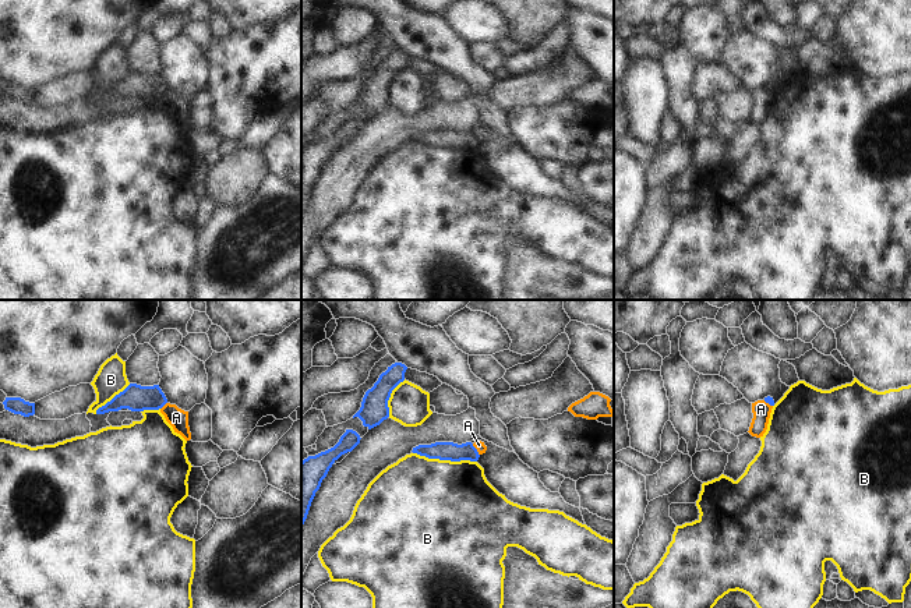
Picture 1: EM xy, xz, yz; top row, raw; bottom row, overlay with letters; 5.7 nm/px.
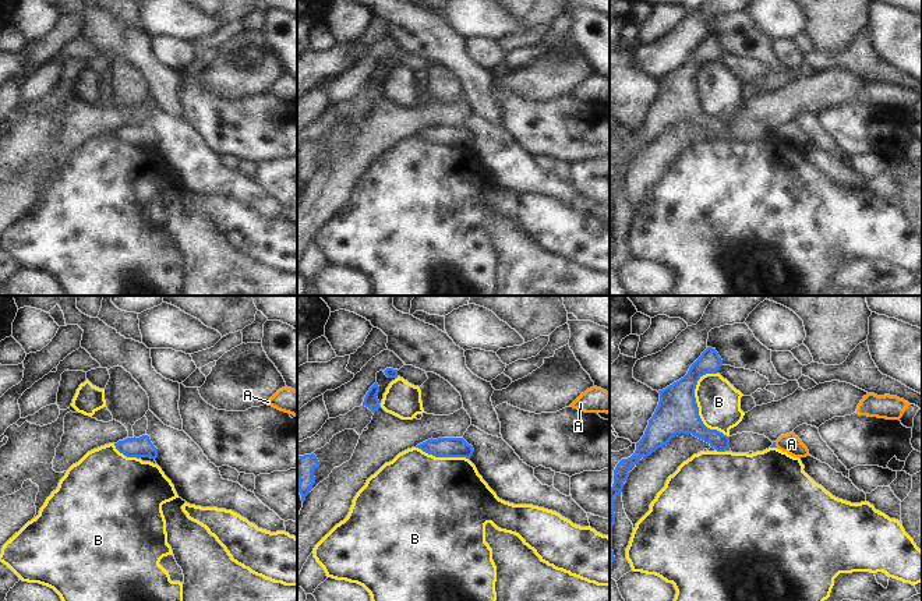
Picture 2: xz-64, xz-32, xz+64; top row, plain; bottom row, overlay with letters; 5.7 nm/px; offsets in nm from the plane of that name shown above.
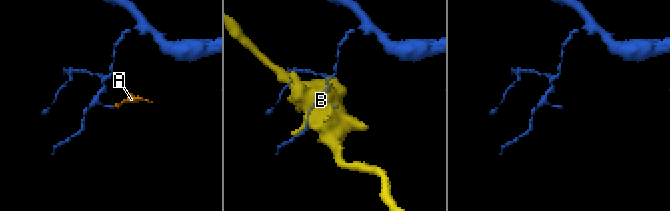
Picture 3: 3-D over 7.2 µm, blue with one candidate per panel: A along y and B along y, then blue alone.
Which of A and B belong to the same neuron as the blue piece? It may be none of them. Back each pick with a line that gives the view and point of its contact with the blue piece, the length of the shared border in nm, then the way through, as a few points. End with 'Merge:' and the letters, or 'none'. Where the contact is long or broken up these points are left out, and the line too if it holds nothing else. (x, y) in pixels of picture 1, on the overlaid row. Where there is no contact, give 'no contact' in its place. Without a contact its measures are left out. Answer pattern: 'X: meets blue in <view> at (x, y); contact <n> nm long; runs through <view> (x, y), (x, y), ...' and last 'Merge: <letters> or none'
Merge: none

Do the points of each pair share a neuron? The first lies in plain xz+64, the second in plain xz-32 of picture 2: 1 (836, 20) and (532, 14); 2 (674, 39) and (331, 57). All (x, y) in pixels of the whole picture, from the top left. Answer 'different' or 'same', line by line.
1: same
2: same

